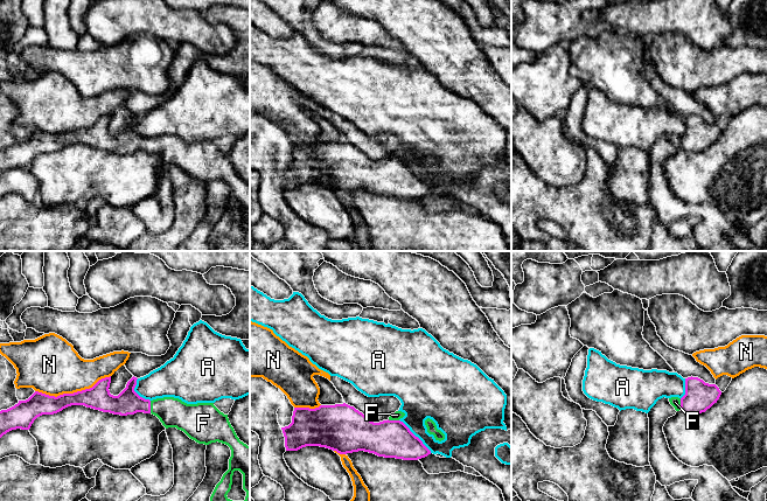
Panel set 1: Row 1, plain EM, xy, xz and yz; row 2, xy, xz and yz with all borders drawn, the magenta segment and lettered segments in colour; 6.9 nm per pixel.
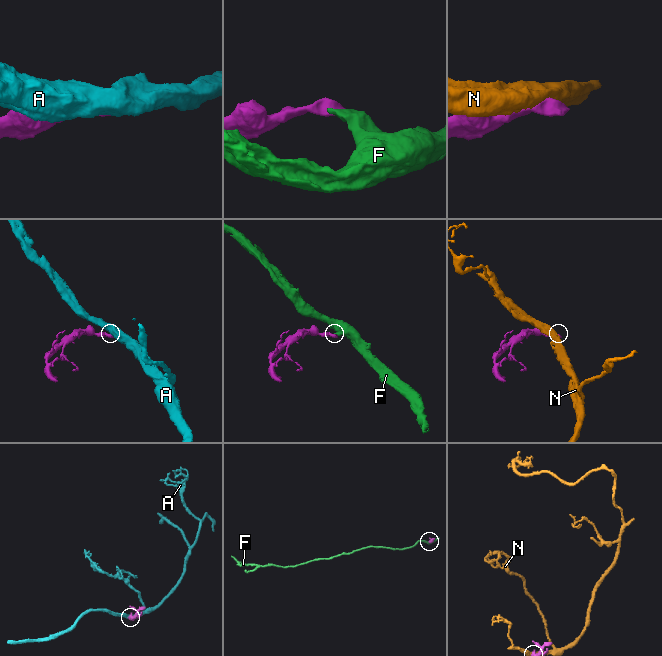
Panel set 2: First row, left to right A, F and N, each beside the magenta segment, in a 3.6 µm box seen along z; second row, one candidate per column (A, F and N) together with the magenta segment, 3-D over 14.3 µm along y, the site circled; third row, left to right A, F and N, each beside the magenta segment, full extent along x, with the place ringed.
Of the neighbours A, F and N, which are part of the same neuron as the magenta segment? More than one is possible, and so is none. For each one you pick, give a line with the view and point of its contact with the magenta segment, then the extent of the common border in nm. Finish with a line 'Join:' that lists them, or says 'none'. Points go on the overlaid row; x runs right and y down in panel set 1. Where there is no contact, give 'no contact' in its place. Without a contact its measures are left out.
F: contact xy (150, 406); length 90 nm
Join: F

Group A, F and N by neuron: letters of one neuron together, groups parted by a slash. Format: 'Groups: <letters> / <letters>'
Groups: A / F / N

